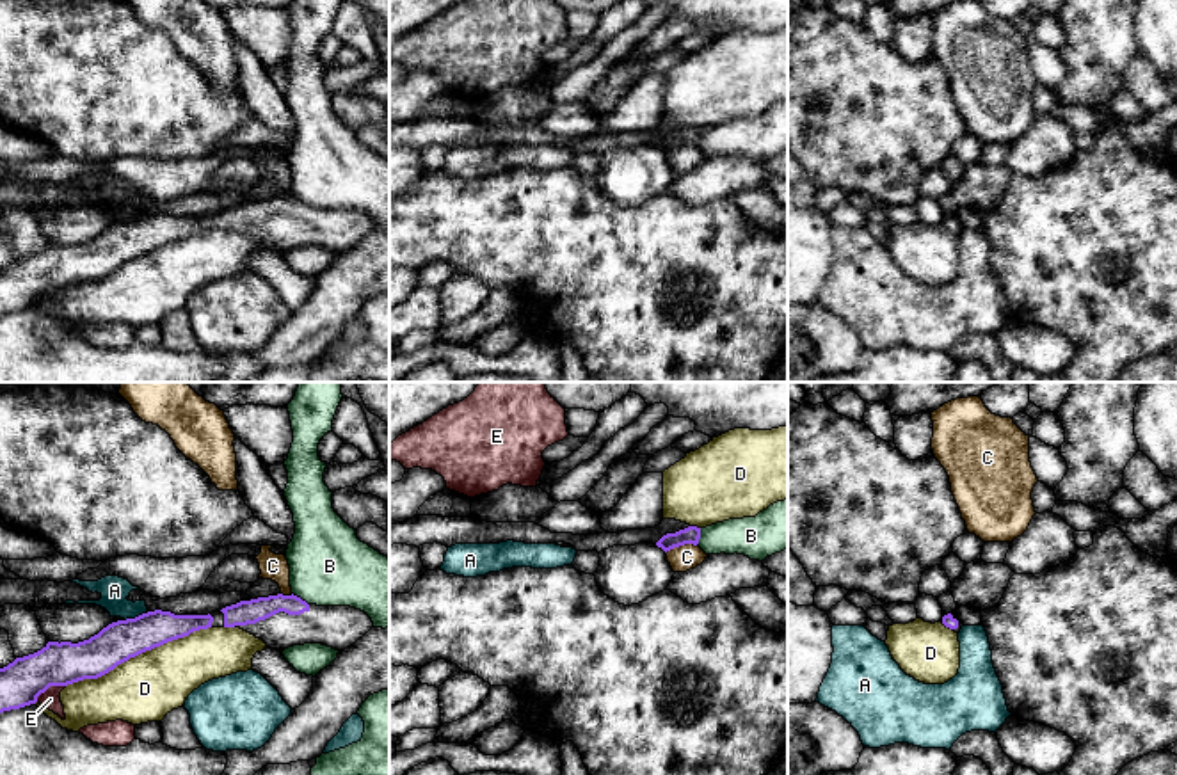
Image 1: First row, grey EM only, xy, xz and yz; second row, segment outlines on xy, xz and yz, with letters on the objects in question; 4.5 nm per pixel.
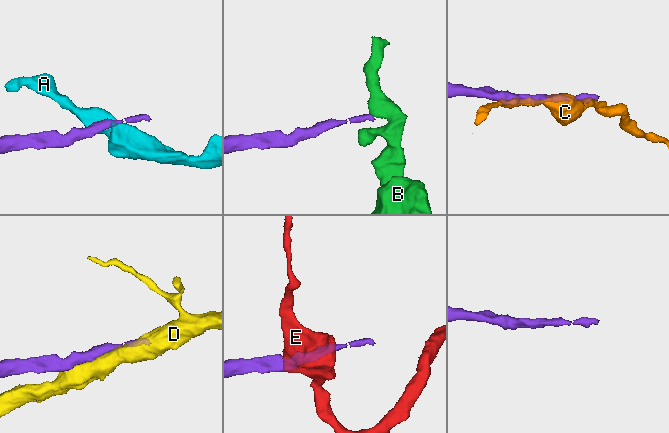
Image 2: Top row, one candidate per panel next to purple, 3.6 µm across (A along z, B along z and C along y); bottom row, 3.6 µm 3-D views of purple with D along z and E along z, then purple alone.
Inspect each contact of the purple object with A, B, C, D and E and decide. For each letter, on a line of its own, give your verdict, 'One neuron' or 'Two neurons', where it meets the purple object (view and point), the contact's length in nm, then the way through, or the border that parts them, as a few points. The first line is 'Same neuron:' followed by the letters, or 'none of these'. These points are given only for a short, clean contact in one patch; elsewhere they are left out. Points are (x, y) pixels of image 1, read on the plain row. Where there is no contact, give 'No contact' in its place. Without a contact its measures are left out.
Same neuron: none of these
A: Two neurons. Touches purple at xy (136, 219). Shared border 120 nm
B: Two neurons. Touches purple at xy (299, 199). Shared border 100 nm. Boundary: xy (292, 194), (308, 207)
C: Two neurons. Touches purple at xz (680, 146). Shared border 150 nm. Boundary: xz (696, 146), (680, 146), (665, 153)
D: Two neurons. Touches purple at xy (137, 256). Shared border 700 nm
E: Two neurons. Touches purple at xy (48, 288). Shared border 150 nm

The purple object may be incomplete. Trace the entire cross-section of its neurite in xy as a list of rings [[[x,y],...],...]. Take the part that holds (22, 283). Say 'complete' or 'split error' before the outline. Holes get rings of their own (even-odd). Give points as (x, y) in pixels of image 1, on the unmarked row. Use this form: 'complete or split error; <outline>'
split error; [[[293,196],[240,203],[208,217],[155,212],[112,224],[89,242],[48,244],[41,252],[16,260],[0,270],[0,315],[36,306],[50,288],[98,281],[130,260],[208,229],[240,229],[276,252],[304,245],[345,252],[373,224],[361,212],[308,206]]]

